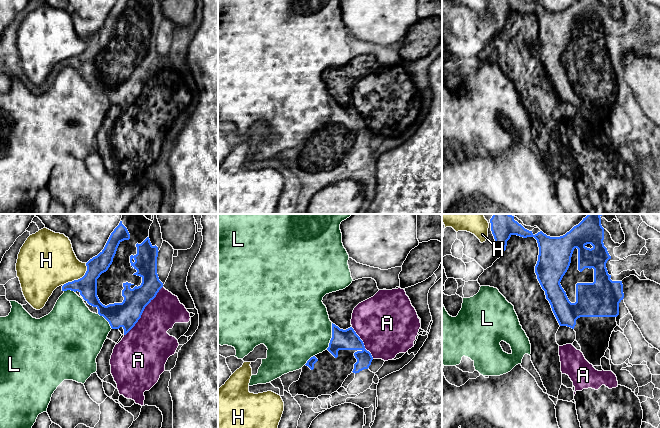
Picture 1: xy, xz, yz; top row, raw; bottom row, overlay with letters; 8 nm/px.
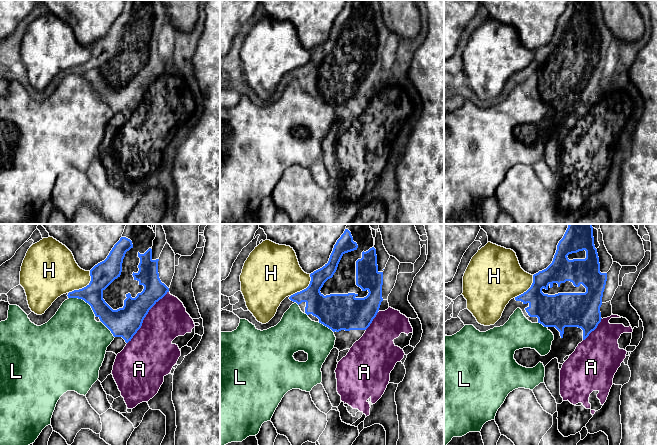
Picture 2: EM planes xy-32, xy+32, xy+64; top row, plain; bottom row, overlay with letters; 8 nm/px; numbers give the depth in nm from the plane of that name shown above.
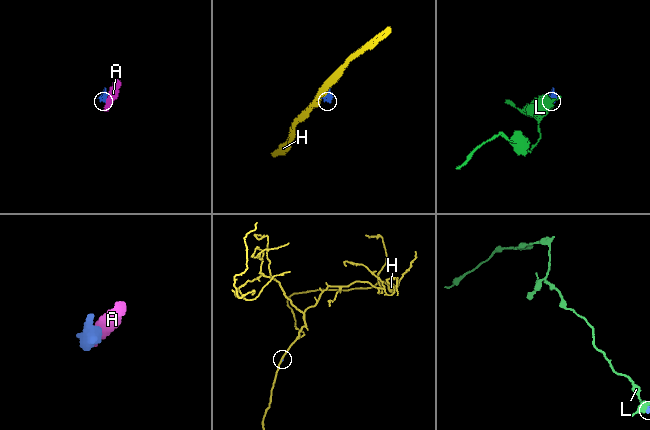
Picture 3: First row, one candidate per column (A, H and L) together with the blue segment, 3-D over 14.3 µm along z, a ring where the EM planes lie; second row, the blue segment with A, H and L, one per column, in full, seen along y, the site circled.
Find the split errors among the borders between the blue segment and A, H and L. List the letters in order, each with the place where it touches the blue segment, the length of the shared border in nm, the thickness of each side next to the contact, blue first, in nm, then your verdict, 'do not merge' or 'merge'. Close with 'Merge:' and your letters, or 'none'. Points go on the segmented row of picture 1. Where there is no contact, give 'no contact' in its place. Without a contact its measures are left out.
A: meets blue in xy at (143, 310); contact 500 nm long; 200 nm thick on the blue side, 320 nm on the other; do not merge
H: meets blue in xy at (80, 278); contact 260 nm long; 160 nm thick on the blue side, 380 nm on the other; do not merge
L: meets blue in xz at (332, 336); contact 220 nm long; 160 nm thick on the blue side, 460 nm on the other; do not merge
Merge: none

